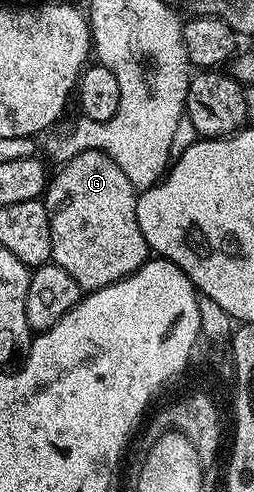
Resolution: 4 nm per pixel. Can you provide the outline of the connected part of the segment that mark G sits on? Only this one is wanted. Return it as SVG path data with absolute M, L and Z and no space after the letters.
M84 150L70 162L64 163L57 175L48 179L43 201L49 209L49 227L51 228L52 261L61 266L81 285L82 291L98 290L128 278L130 274L148 262L151 251L143 232L137 223L137 195L131 180L123 176L123 171L111 156L101 150Z

